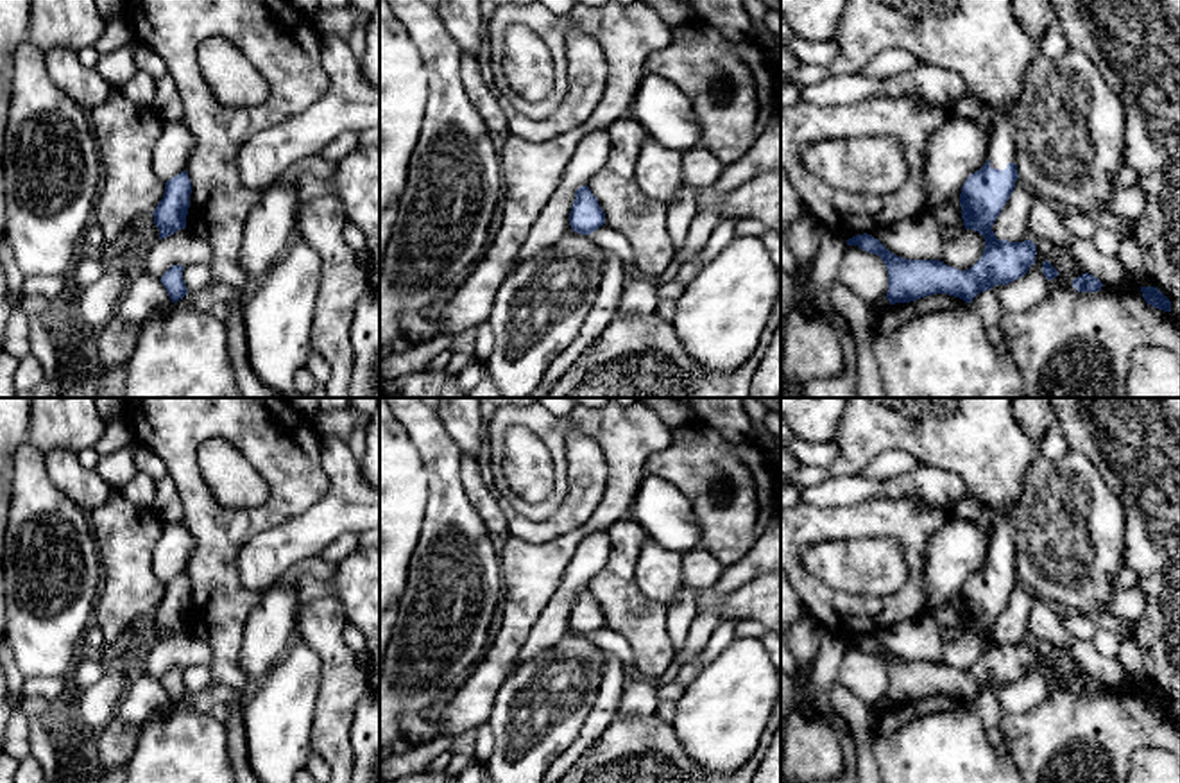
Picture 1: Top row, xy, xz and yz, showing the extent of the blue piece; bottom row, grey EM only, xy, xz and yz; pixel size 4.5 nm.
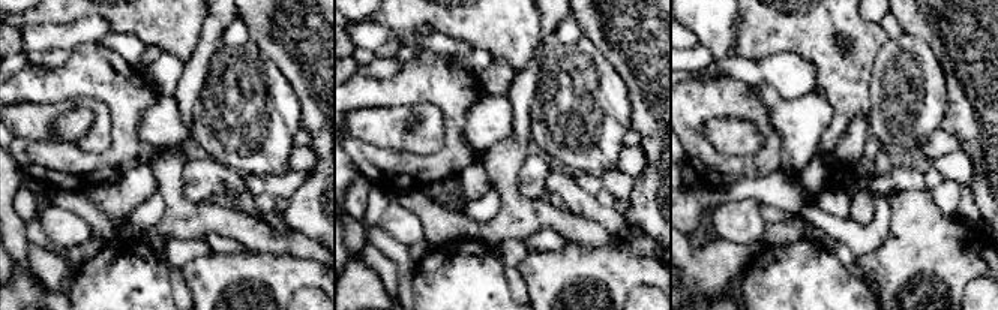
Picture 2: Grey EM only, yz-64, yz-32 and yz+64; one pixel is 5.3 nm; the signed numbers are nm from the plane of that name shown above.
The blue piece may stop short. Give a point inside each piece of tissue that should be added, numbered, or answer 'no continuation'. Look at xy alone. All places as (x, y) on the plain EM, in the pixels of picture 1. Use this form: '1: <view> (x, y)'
no continuation

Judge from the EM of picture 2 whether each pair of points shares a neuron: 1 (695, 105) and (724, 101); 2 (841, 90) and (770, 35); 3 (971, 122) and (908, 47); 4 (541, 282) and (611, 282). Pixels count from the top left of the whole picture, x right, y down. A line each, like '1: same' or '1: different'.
1: same
2: same
3: different
4: same

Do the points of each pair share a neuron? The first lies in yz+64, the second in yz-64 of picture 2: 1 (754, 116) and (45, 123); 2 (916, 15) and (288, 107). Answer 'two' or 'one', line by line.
1: two
2: two

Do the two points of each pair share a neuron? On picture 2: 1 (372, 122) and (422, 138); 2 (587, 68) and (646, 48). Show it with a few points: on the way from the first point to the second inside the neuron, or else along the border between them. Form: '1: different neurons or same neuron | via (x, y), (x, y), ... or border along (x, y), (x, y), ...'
1: same neuron | via (384, 126), (396, 128), (404, 135), (410, 135)
2: different neurons | border along (584, 35), (617, 72), (626, 90)

